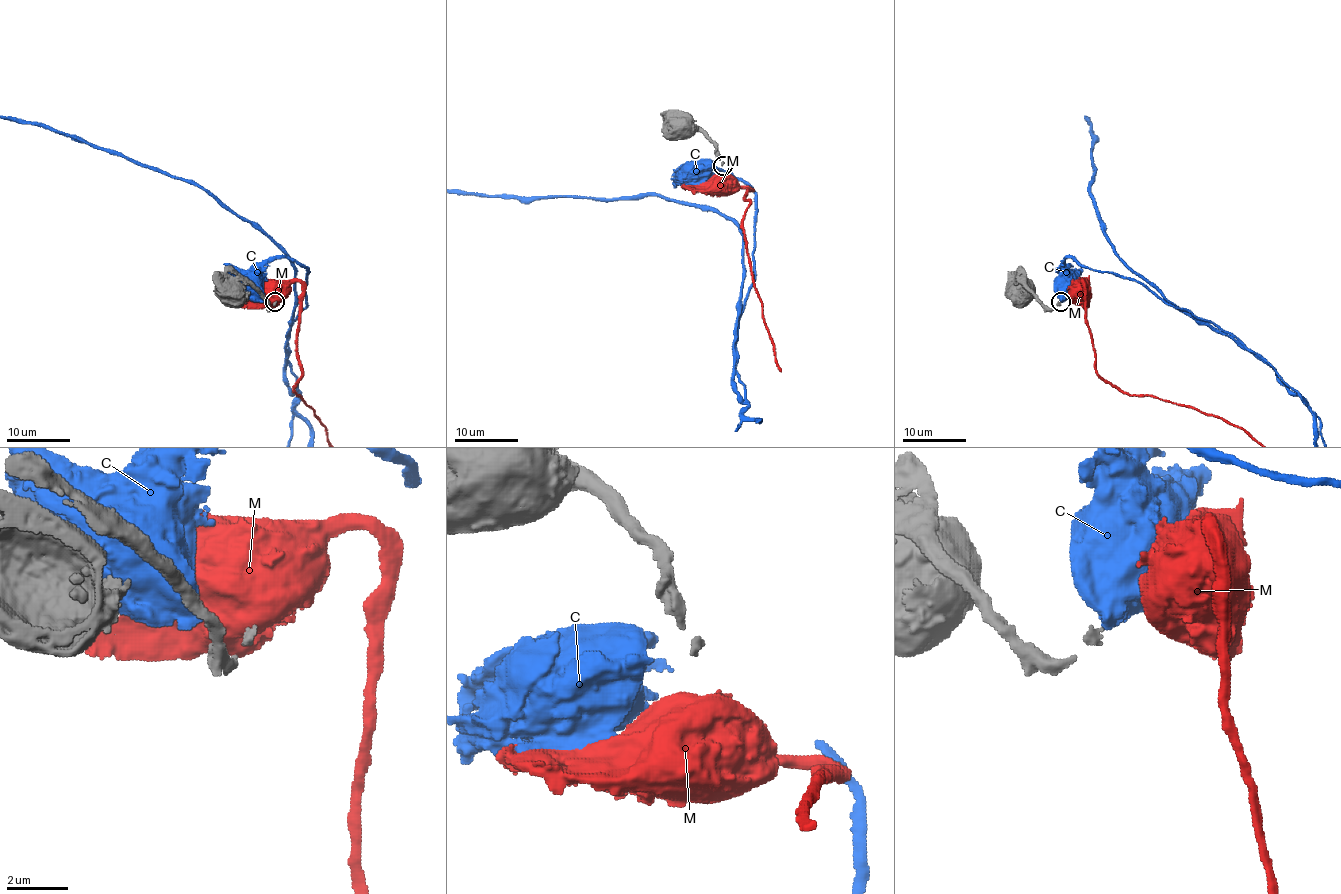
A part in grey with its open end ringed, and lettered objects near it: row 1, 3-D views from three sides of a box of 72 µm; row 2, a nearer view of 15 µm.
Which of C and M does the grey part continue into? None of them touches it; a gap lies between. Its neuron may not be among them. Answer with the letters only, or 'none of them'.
none of them

